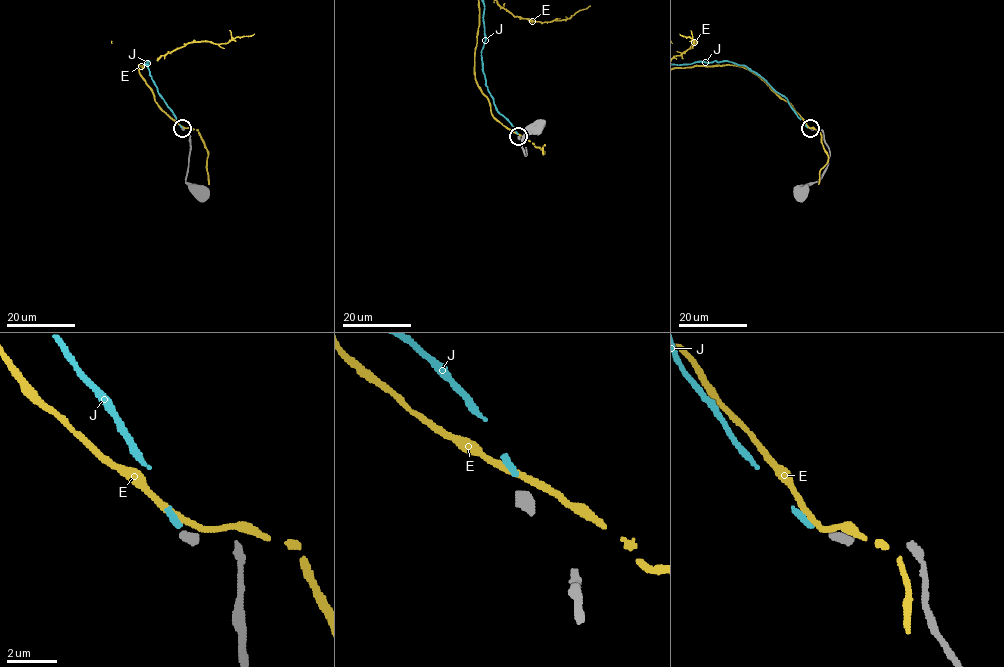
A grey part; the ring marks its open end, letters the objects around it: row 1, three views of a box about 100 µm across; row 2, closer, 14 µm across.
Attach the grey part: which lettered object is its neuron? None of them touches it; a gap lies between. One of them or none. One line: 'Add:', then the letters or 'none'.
Add: J

